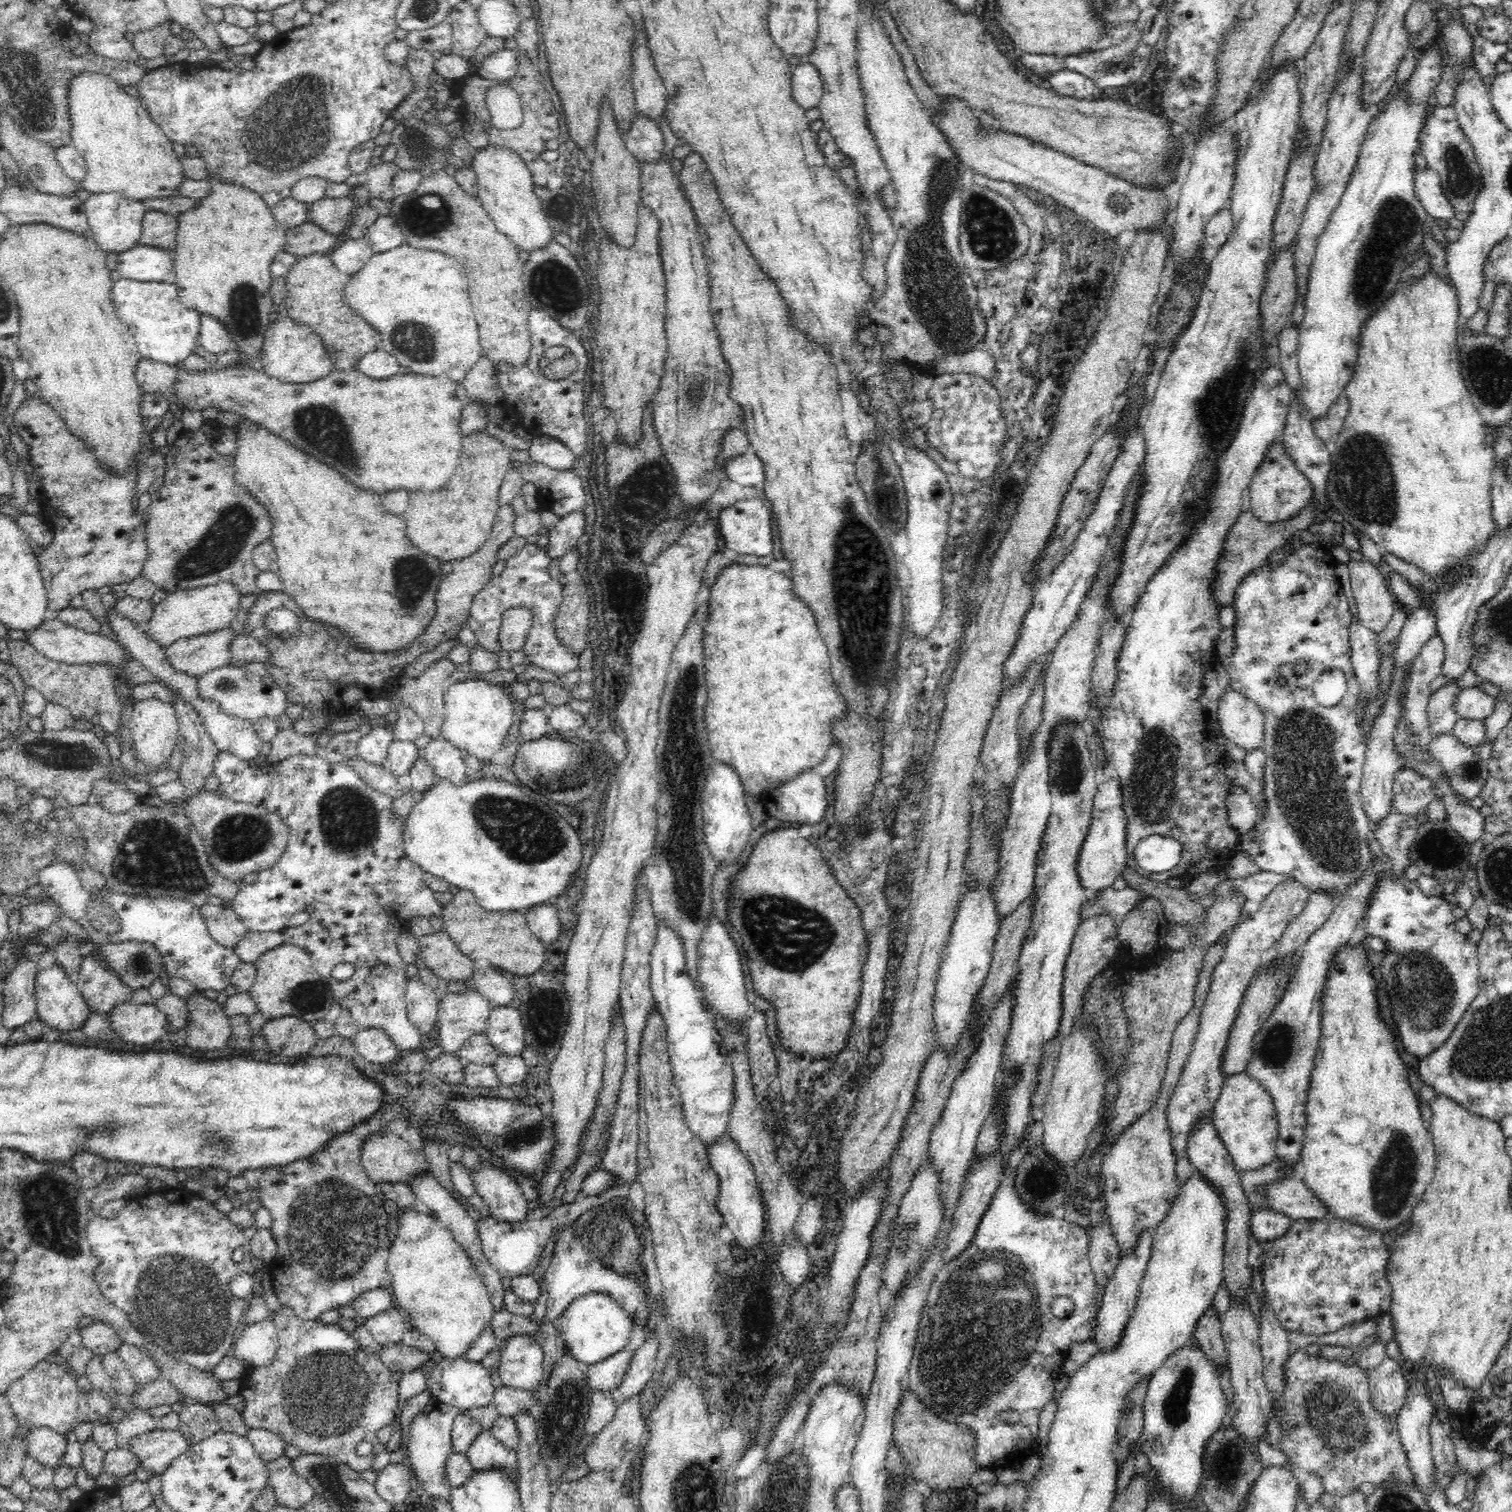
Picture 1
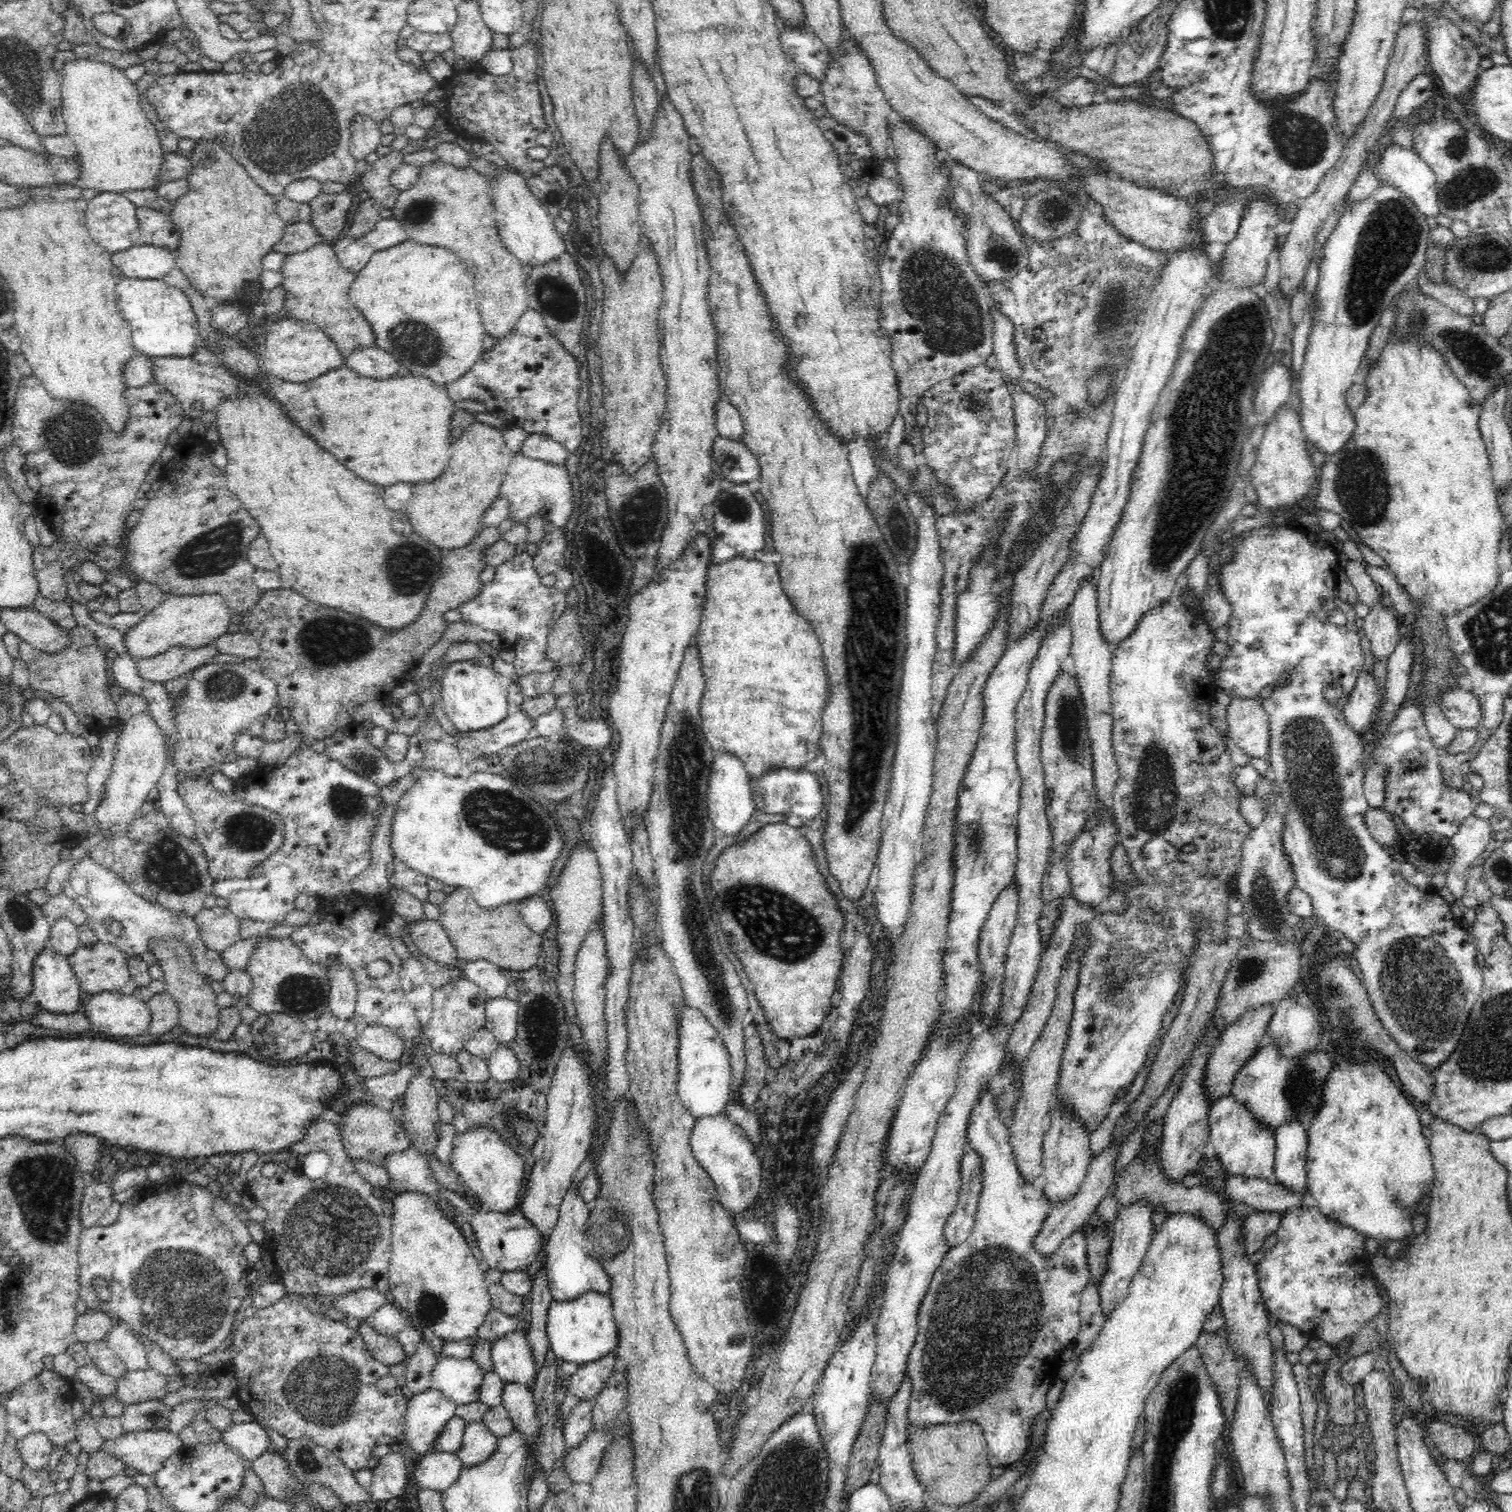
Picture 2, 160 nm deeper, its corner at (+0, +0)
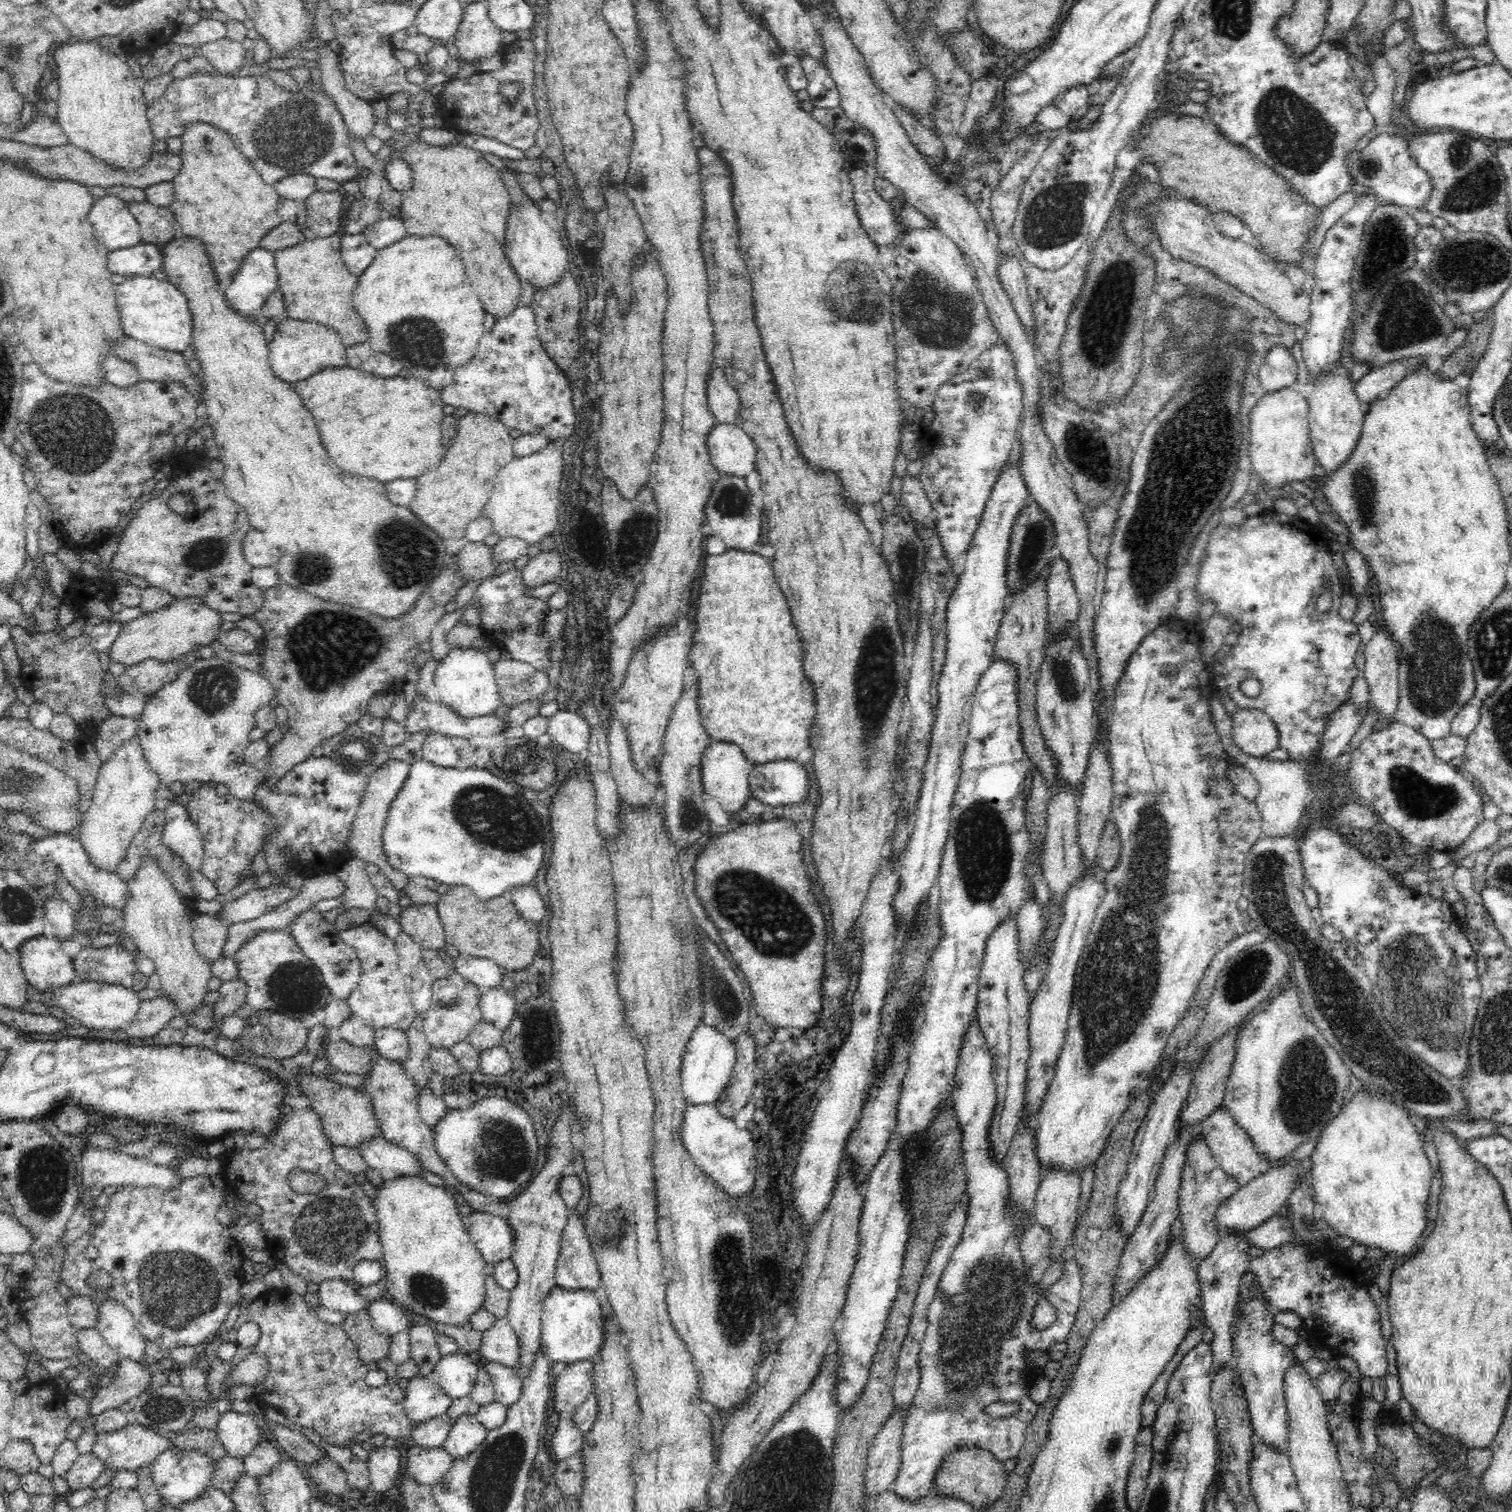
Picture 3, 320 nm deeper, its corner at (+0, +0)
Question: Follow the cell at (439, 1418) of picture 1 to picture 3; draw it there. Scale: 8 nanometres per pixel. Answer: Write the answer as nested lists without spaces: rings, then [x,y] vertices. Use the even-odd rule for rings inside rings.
[[[418,1377],[409,1380],[403,1404],[412,1428],[424,1421],[447,1412],[453,1398],[450,1398],[440,1385],[430,1377]]]

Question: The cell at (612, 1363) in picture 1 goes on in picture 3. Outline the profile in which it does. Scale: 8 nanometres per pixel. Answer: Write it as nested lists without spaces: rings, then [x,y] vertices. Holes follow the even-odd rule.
[[[589,1359],[568,1365],[566,1370],[554,1377],[550,1400],[554,1415],[574,1411],[590,1393],[595,1392],[593,1370],[594,1363]]]

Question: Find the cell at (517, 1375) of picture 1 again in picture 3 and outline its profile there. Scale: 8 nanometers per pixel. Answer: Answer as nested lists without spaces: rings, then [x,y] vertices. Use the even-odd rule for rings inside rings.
[[[506,1317],[494,1319],[492,1326],[483,1332],[481,1347],[479,1359],[516,1370],[520,1362],[519,1340]]]

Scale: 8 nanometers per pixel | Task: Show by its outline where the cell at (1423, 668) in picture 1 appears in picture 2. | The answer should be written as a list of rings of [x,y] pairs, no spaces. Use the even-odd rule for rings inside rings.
[[[1417,702],[1400,706],[1388,729],[1390,730],[1386,730],[1386,734],[1382,734],[1378,740],[1376,750],[1370,750],[1376,763],[1386,769],[1386,798],[1382,810],[1391,816],[1398,816],[1404,826],[1416,834],[1432,834],[1451,839],[1458,832],[1462,820],[1474,815],[1477,800],[1470,793],[1445,783],[1440,765],[1442,752],[1433,744]]]

